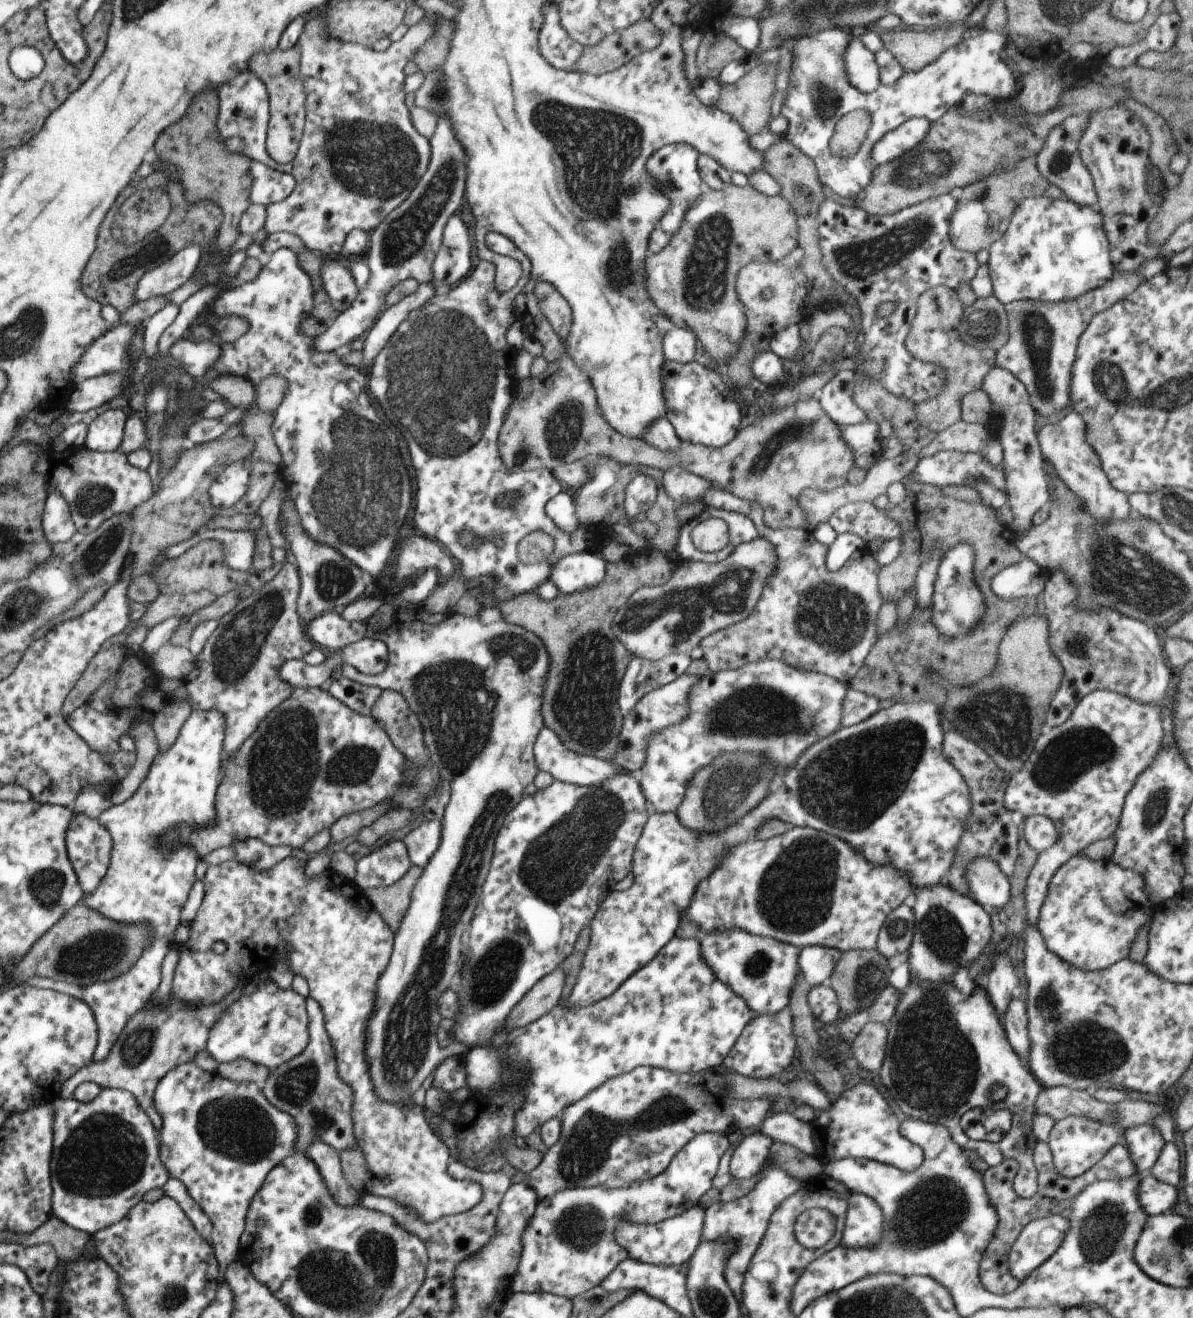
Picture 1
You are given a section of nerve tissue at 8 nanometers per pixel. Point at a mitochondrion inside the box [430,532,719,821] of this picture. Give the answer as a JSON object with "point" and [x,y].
{"point":[581,706]}

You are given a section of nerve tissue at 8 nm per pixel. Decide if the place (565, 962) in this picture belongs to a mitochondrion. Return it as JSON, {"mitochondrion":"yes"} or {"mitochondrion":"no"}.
{"mitochondrion":"no"}

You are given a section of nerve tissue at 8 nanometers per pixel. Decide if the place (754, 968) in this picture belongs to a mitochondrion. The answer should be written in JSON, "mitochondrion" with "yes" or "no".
{"mitochondrion":"yes"}

